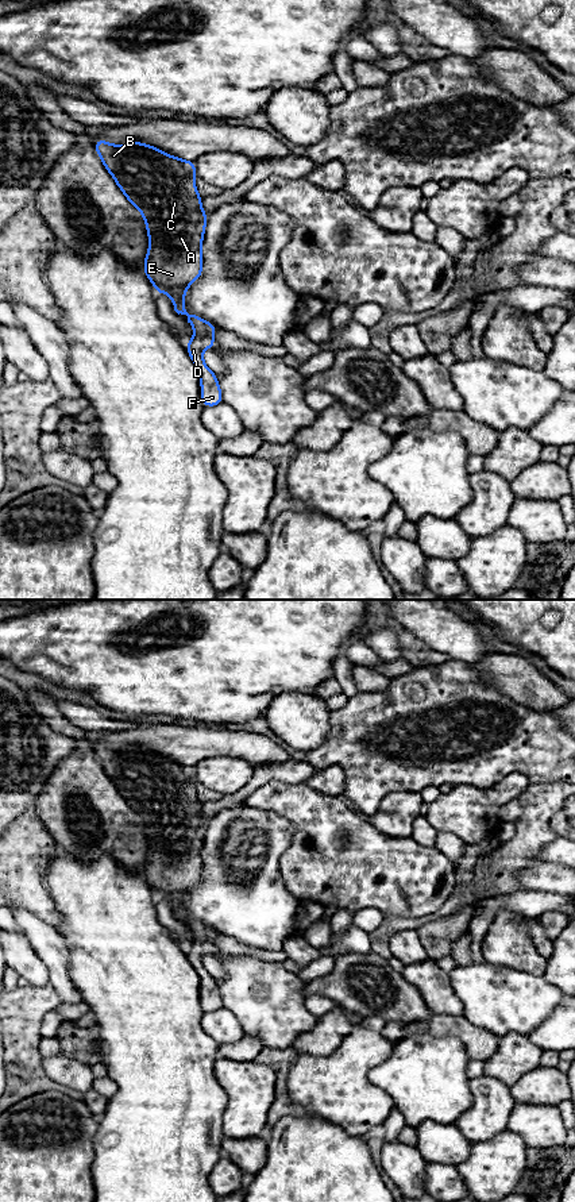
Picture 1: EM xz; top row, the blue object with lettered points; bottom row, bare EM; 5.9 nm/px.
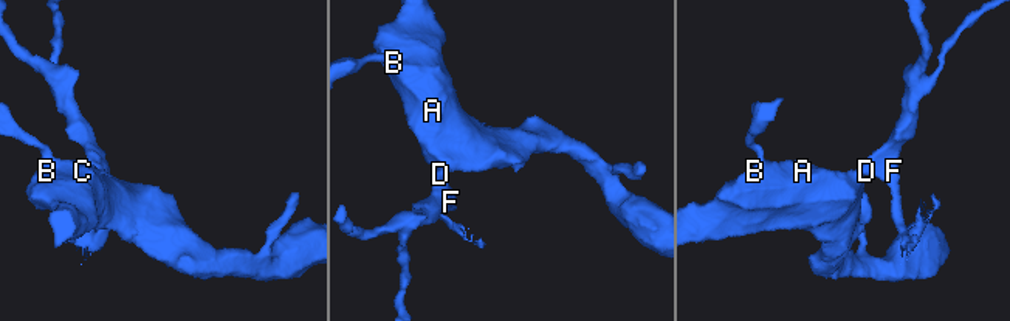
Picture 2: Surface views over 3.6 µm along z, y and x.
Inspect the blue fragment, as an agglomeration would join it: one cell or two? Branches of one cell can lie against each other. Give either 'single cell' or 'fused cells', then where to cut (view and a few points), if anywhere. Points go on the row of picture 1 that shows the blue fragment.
single cell | no cut

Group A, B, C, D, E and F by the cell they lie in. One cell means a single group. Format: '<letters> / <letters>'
A B C D E F

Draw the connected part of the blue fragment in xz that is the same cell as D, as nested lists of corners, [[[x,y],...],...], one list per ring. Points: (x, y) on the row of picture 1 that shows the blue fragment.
[[[97,139],[93,145],[105,169],[146,221],[146,277],[158,294],[171,297],[174,311],[186,315],[194,328],[196,335],[186,343],[186,350],[201,374],[201,402],[204,408],[219,405],[223,393],[217,375],[202,358],[205,348],[216,346],[213,332],[217,327],[189,315],[184,307],[186,288],[202,273],[201,244],[209,216],[201,209],[202,197],[194,184],[196,163],[142,142],[109,145]]]

